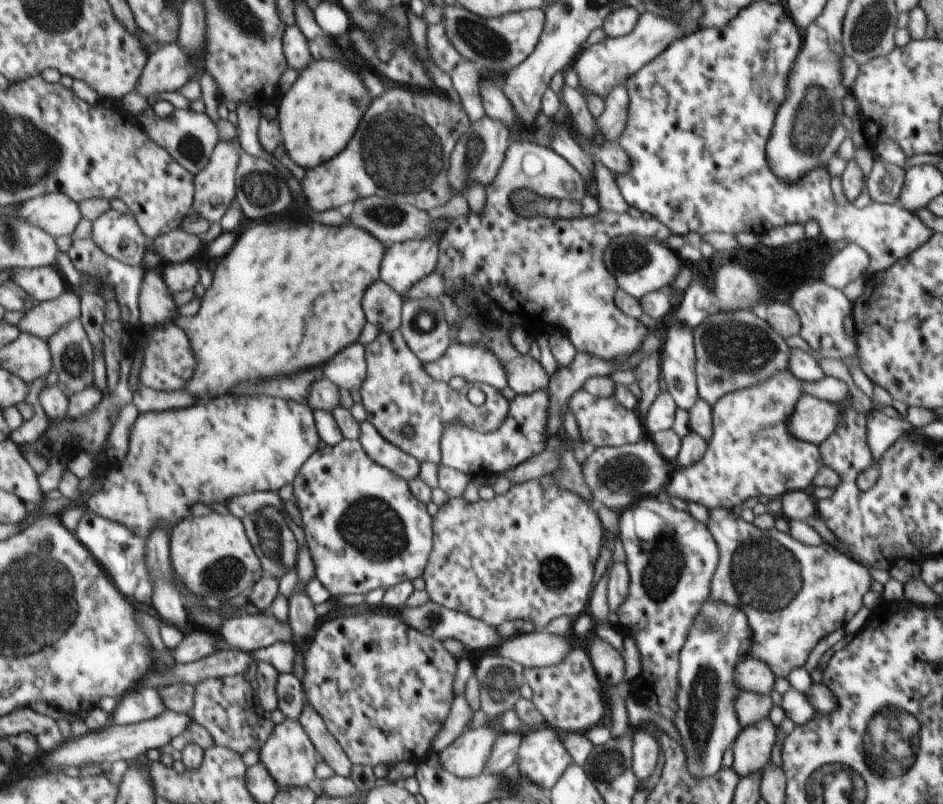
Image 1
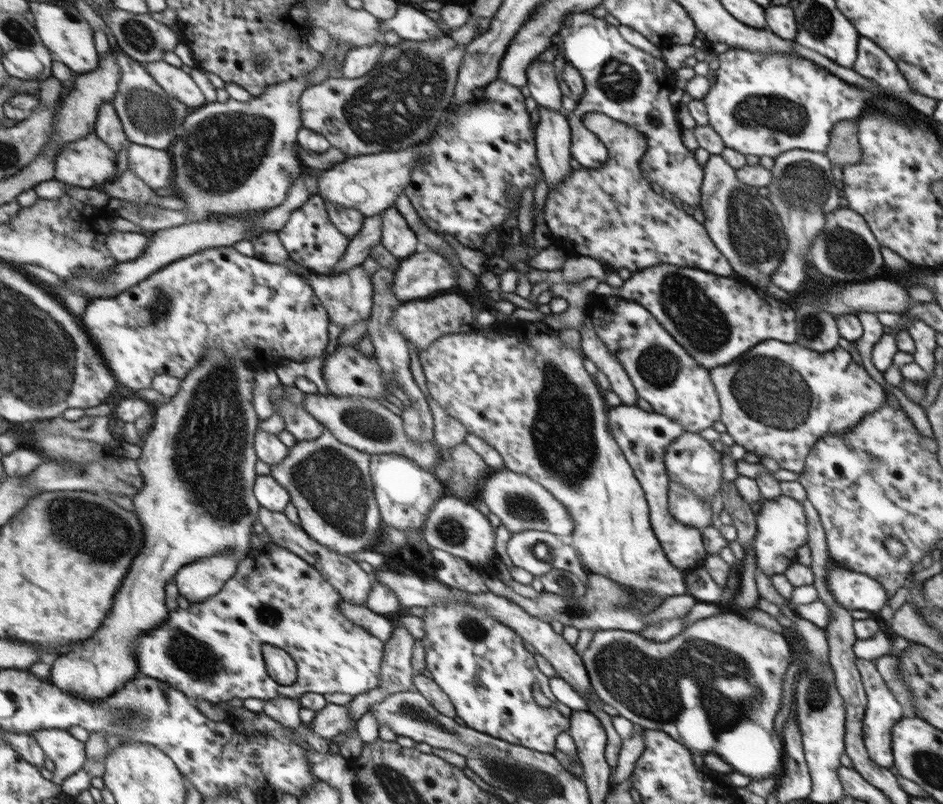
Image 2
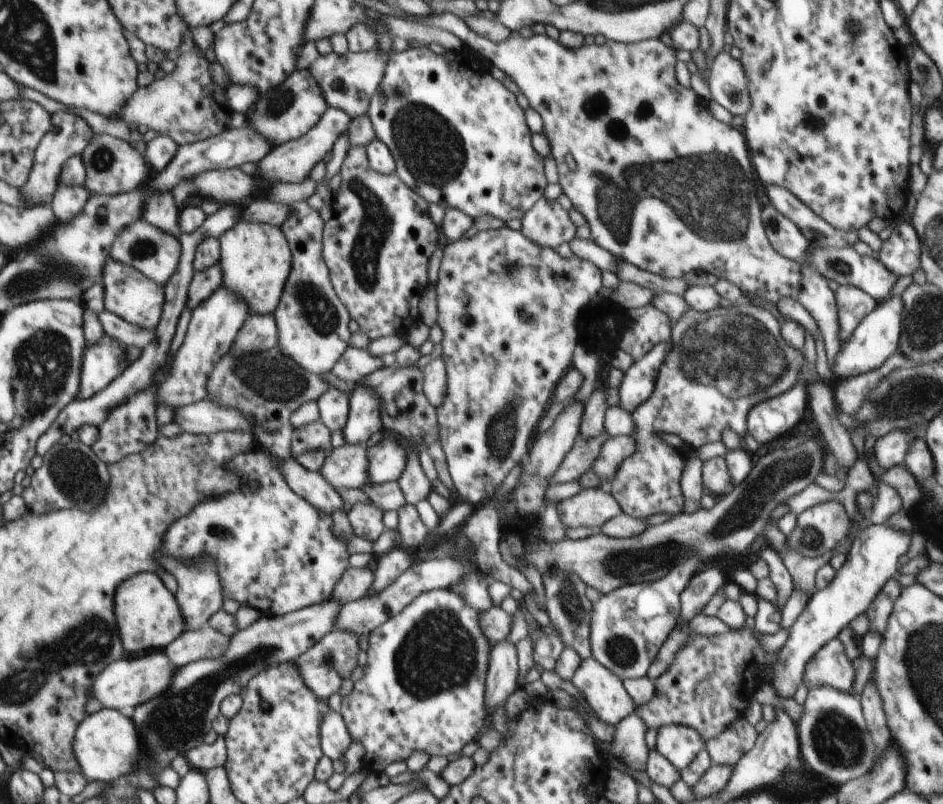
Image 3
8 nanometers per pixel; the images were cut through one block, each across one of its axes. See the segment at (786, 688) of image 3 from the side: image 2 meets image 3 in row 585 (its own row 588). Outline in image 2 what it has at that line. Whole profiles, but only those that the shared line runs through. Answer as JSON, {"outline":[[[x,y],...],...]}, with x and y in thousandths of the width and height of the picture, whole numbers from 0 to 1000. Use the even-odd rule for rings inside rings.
{"outline":[[[884,698],[879,704],[877,724],[884,745],[901,761],[913,759],[924,764],[942,751],[942,739],[933,724],[918,714],[894,708]]]}

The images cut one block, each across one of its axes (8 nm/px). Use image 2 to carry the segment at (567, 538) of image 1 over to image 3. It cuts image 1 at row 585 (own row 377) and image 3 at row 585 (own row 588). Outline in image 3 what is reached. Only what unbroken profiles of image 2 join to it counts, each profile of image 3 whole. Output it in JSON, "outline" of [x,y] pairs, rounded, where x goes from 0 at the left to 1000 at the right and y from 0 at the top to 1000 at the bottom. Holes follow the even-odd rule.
{"outline":[[[738,692],[730,694],[723,703],[710,709],[704,719],[694,724],[664,726],[645,739],[638,739],[628,749],[626,771],[626,806],[628,817],[644,833],[650,835],[657,845],[685,842],[689,826],[702,807],[702,801],[715,784],[721,766],[721,736],[734,714],[741,709],[742,697]],[[727,704],[727,716],[725,716]]]}

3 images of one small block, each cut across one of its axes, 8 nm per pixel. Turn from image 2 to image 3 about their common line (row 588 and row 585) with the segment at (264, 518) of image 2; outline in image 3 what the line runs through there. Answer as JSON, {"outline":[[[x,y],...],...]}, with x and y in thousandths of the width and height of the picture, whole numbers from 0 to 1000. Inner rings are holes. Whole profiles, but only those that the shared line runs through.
{"outline":[[[393,705],[371,706],[366,719],[358,724],[353,745],[363,749],[364,752],[380,748],[392,738],[396,725],[397,716]]]}

